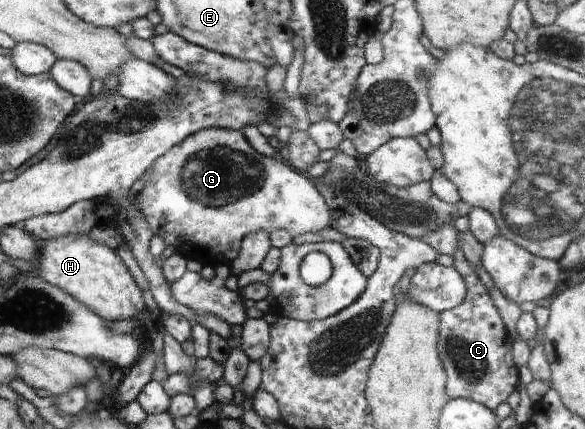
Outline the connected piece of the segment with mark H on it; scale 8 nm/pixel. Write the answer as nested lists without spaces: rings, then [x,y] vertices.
[[[82,235],[78,239],[61,237],[41,242],[38,257],[41,262],[41,277],[94,310],[109,324],[113,321],[142,318],[146,306],[142,290],[133,280],[123,260],[107,245],[93,242],[88,235]]]

